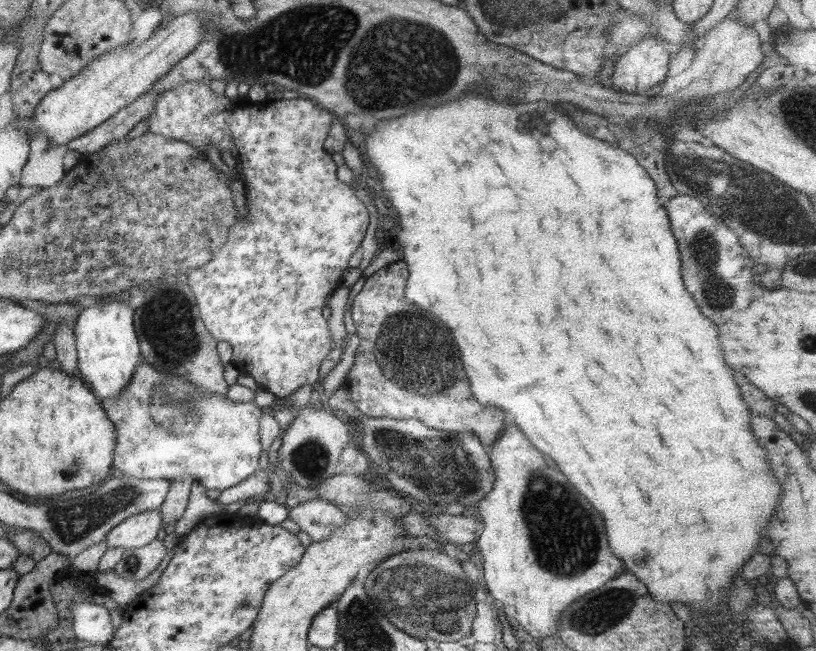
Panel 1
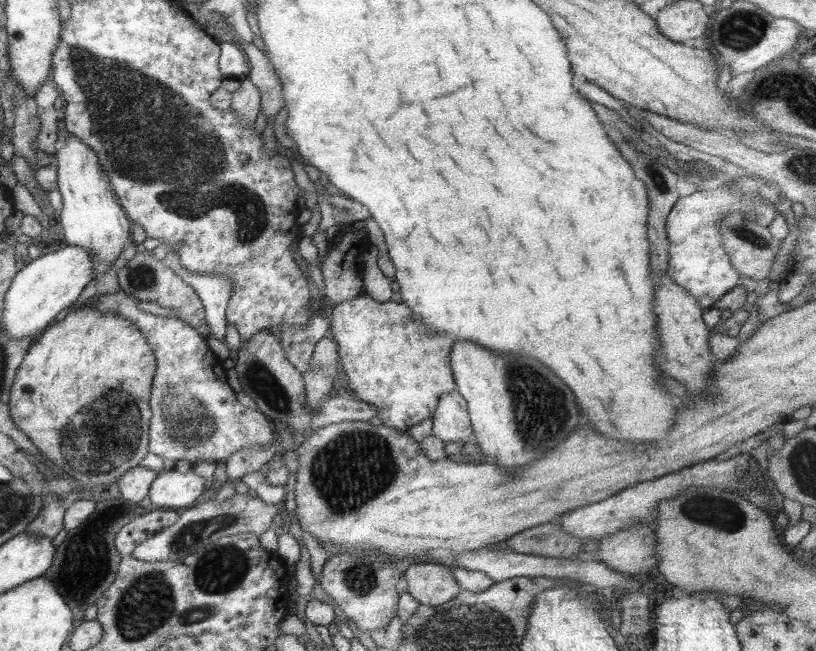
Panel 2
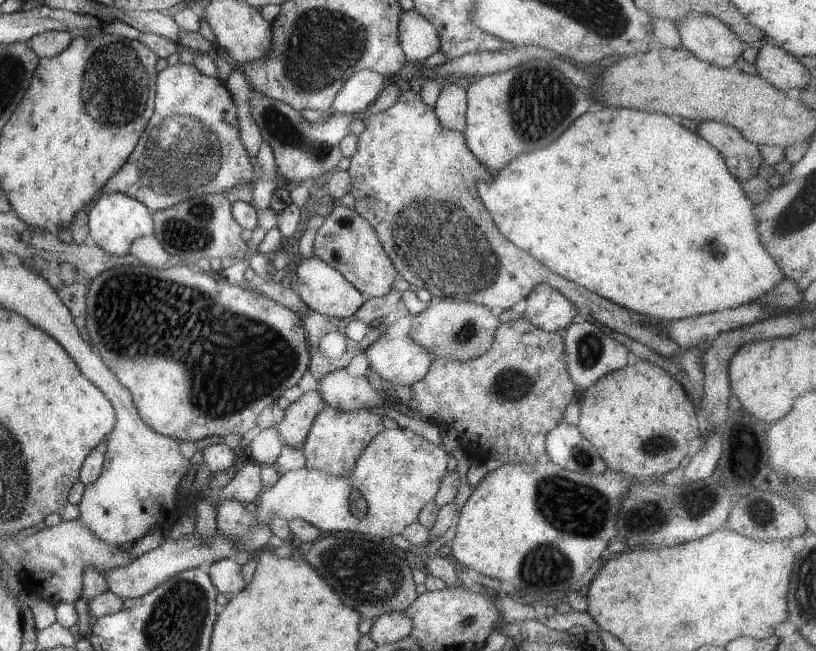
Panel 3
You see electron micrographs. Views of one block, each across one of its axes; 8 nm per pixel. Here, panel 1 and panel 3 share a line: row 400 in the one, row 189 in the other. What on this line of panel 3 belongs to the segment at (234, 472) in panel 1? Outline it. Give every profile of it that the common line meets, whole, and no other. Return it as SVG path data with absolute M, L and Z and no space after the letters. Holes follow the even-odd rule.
M178 62L156 73L155 86L154 109L147 126L139 135L127 160L105 181L101 191L130 196L151 212L157 212L192 196L226 194L232 186L239 184L253 188L256 167L239 138L237 107L223 82L217 77L197 72L193 65Z

